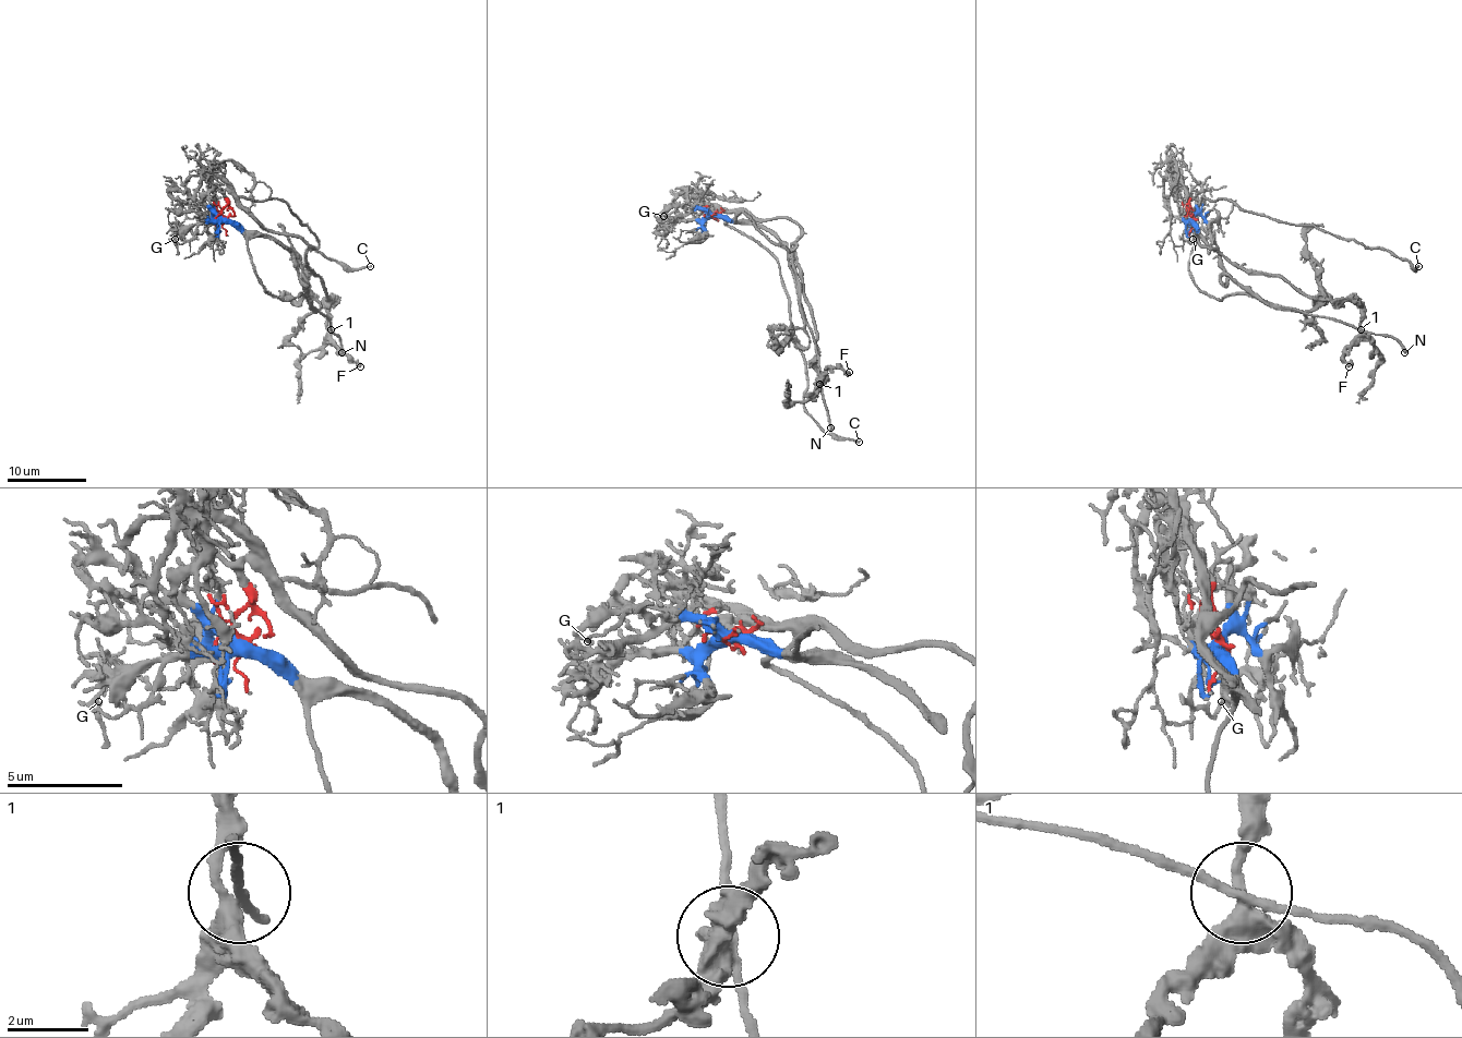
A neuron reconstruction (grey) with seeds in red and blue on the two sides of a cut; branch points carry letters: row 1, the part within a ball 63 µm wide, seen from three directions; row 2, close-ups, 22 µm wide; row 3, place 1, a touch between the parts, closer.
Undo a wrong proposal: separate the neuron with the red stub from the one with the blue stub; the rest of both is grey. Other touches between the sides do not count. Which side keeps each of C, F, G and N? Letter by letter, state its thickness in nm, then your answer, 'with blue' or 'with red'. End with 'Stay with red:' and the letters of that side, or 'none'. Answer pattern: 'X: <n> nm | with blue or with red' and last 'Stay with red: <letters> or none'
C: 190 nm | with red
F: 380 nm | with red
G: 140 nm | with blue
N: 280 nm | with blue
Stay with red: C, F

